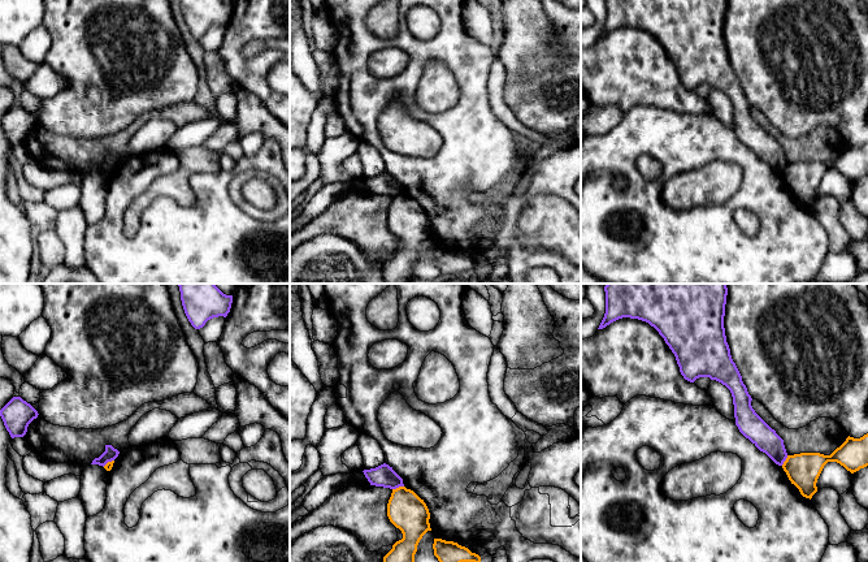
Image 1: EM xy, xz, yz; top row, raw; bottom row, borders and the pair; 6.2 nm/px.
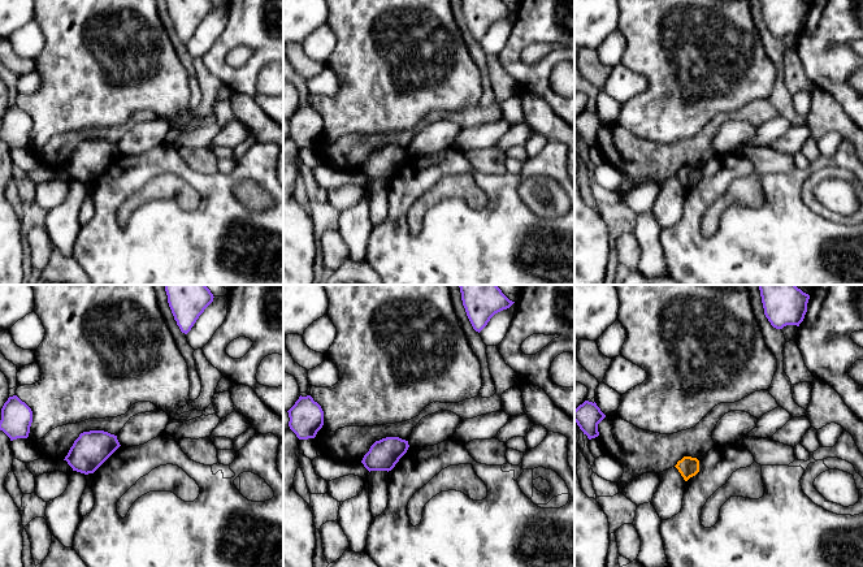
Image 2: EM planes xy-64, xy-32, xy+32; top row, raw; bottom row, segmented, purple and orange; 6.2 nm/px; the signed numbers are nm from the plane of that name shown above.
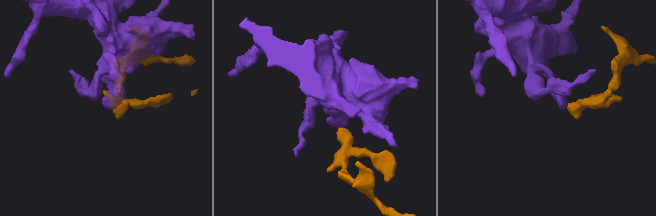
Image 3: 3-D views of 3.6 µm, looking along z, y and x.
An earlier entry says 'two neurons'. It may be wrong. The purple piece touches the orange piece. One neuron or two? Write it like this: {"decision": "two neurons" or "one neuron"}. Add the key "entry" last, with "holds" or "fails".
{"decision": "two neurons", "entry": "holds"}

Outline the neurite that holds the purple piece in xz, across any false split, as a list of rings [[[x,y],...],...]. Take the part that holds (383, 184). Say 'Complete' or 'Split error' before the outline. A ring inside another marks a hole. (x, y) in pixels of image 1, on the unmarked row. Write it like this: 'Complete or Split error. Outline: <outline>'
Complete. Outline: [[[383,172],[376,177],[363,180],[370,194],[396,198],[404,195],[403,187],[390,176]]]

